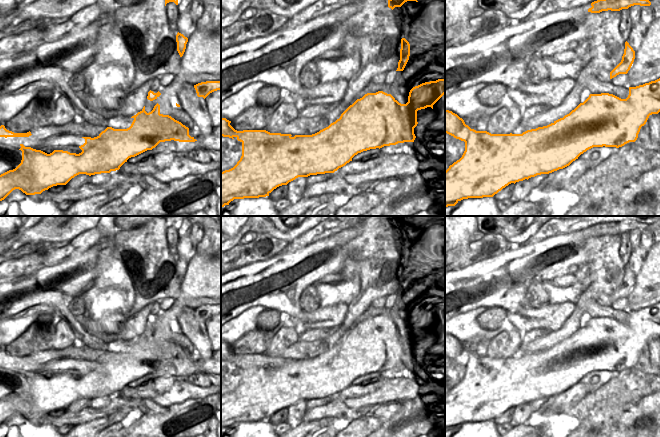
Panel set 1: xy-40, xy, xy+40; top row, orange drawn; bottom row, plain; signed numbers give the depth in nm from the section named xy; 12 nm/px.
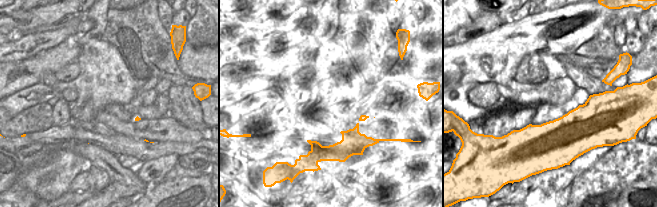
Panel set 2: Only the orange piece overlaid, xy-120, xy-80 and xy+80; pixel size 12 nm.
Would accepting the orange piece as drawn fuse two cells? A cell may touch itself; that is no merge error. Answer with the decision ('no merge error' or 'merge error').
merge error

